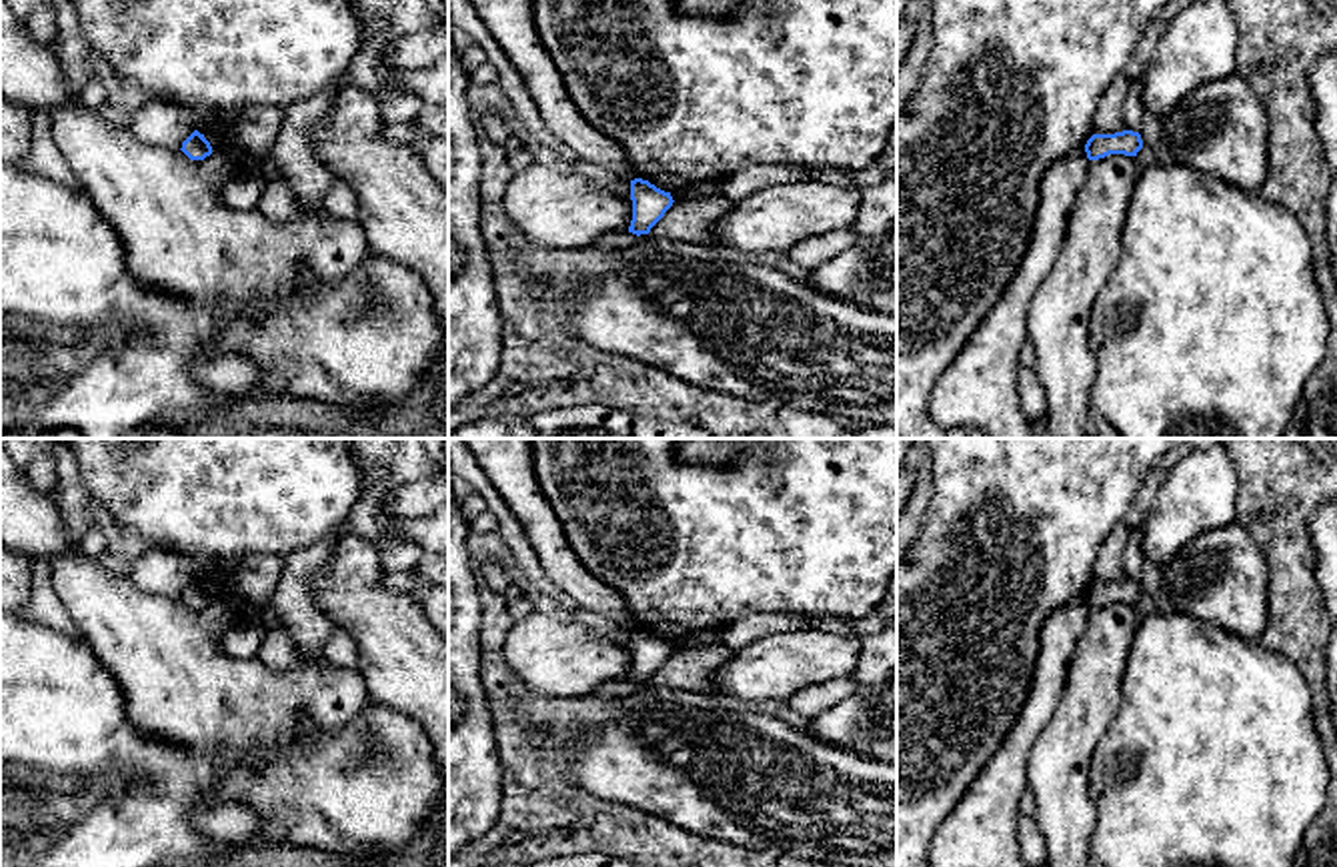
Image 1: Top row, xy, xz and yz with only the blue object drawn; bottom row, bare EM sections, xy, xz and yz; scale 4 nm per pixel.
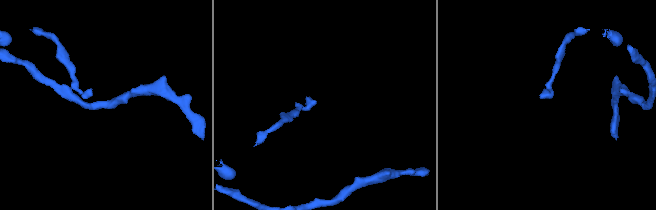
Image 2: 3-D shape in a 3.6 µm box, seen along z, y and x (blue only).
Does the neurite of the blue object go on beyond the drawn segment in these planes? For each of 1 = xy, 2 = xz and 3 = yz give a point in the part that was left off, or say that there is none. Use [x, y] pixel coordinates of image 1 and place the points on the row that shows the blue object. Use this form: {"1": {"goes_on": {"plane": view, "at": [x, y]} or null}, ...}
{"1": {"goes_on": null}, "2": {"goes_on": null}, "3": {"goes_on": null}}

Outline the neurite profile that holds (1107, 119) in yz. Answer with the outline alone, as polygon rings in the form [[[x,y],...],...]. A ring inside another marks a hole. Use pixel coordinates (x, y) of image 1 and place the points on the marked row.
[[[1131,72],[1117,74],[1109,82],[1095,110],[1093,118],[1095,134],[1115,134],[1127,130],[1123,122],[1123,110],[1129,98],[1131,84],[1133,84]]]

